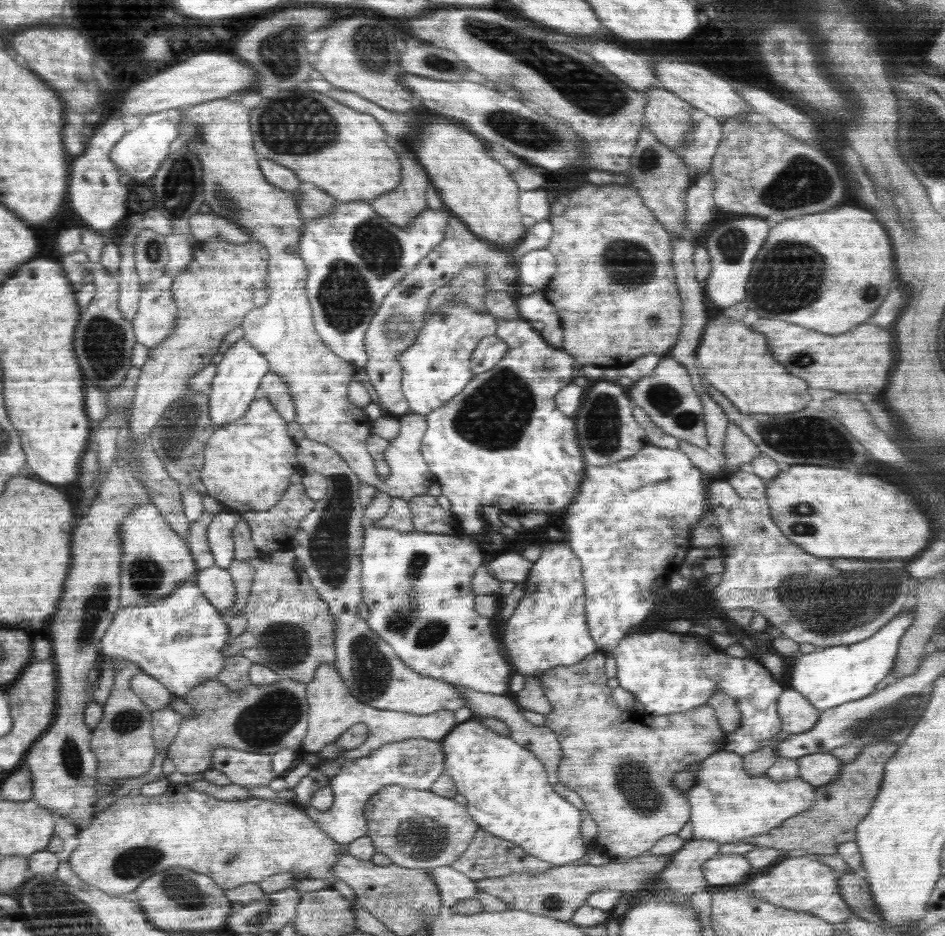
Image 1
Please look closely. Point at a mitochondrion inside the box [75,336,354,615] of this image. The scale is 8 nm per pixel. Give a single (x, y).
(186, 417)

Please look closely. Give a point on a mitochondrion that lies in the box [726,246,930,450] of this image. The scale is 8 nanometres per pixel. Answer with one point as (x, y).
(799, 358)

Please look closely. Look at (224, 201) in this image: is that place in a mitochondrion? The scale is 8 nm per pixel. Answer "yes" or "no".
yes

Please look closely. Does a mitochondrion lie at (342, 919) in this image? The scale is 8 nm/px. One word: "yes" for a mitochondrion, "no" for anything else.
no

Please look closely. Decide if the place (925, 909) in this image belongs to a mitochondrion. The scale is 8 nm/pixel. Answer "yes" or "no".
no

